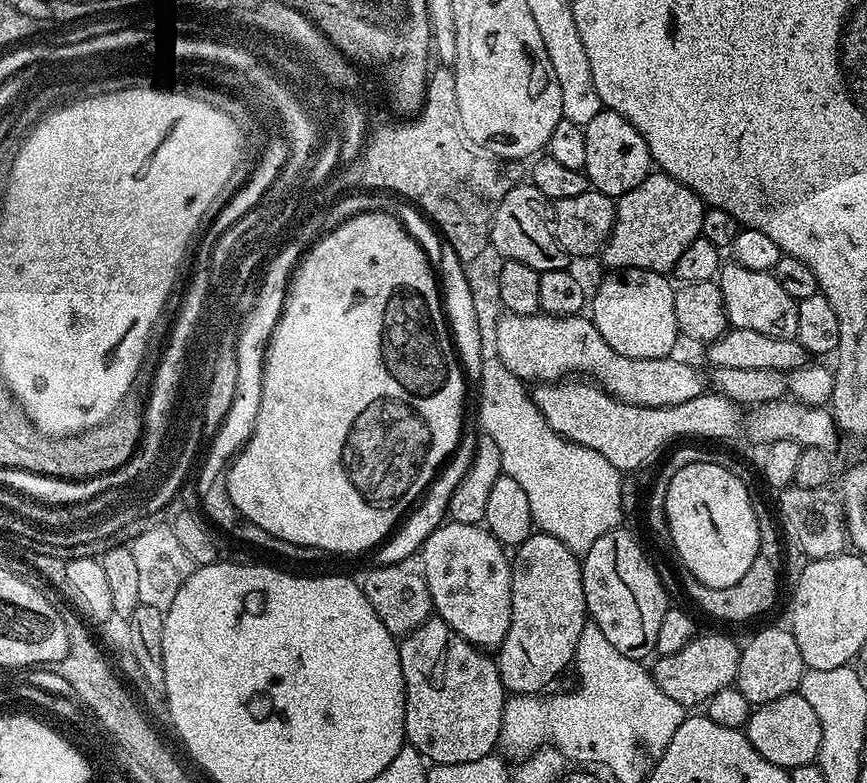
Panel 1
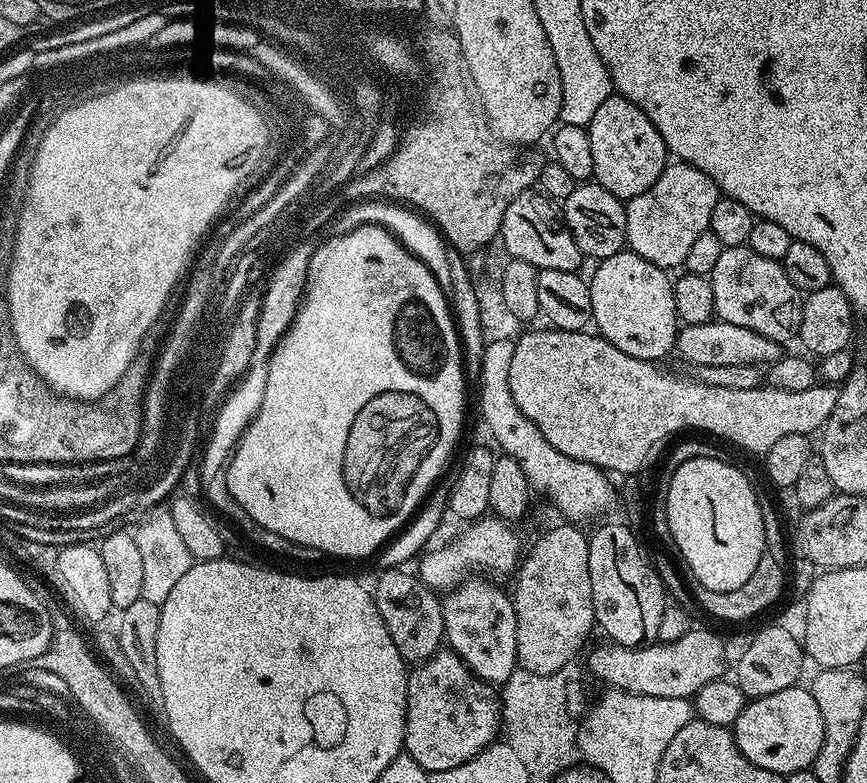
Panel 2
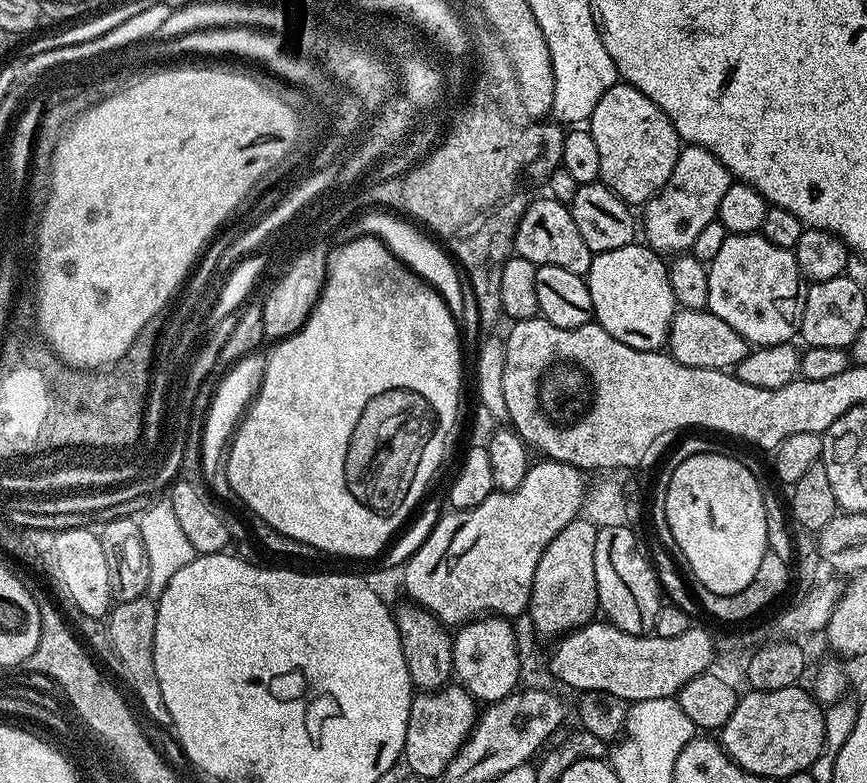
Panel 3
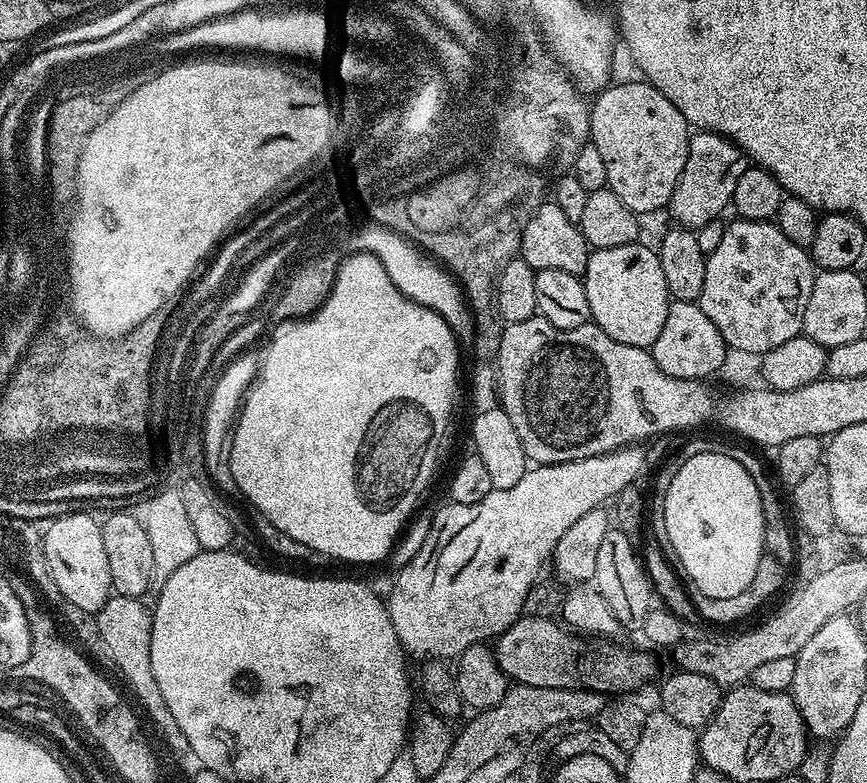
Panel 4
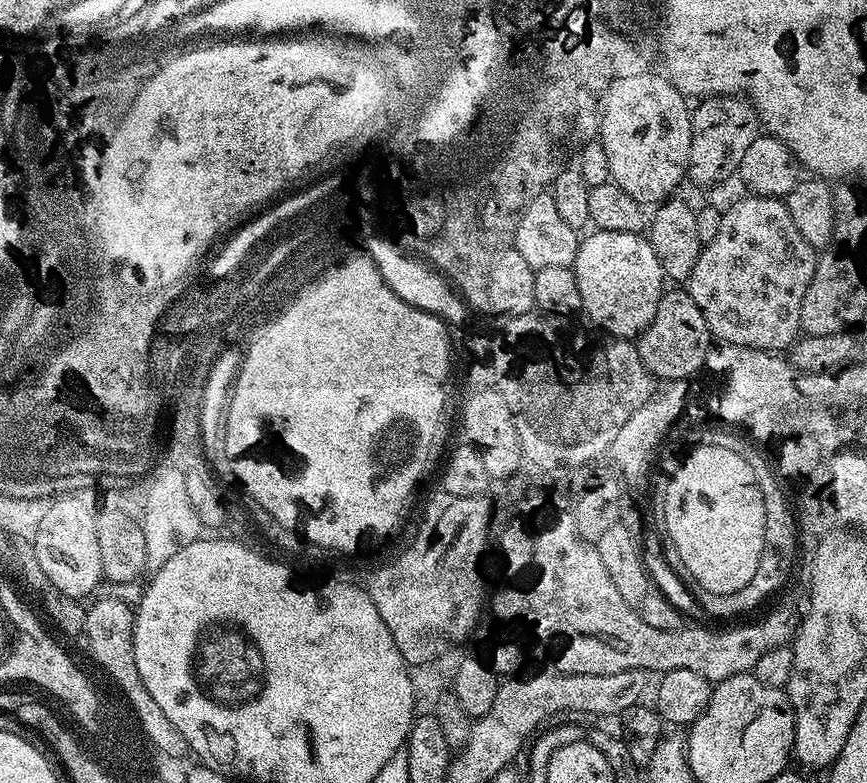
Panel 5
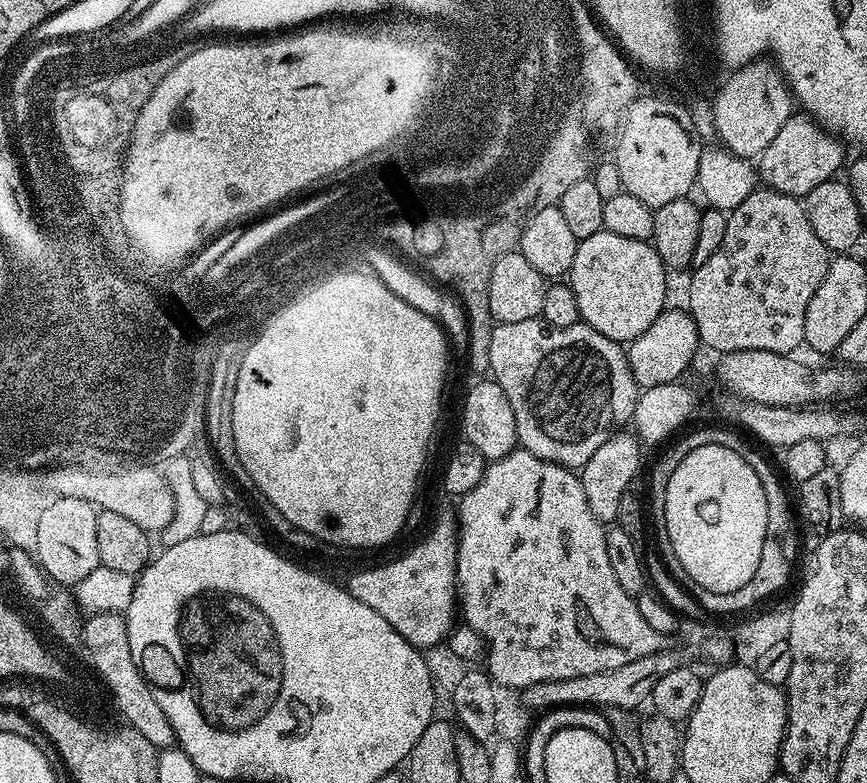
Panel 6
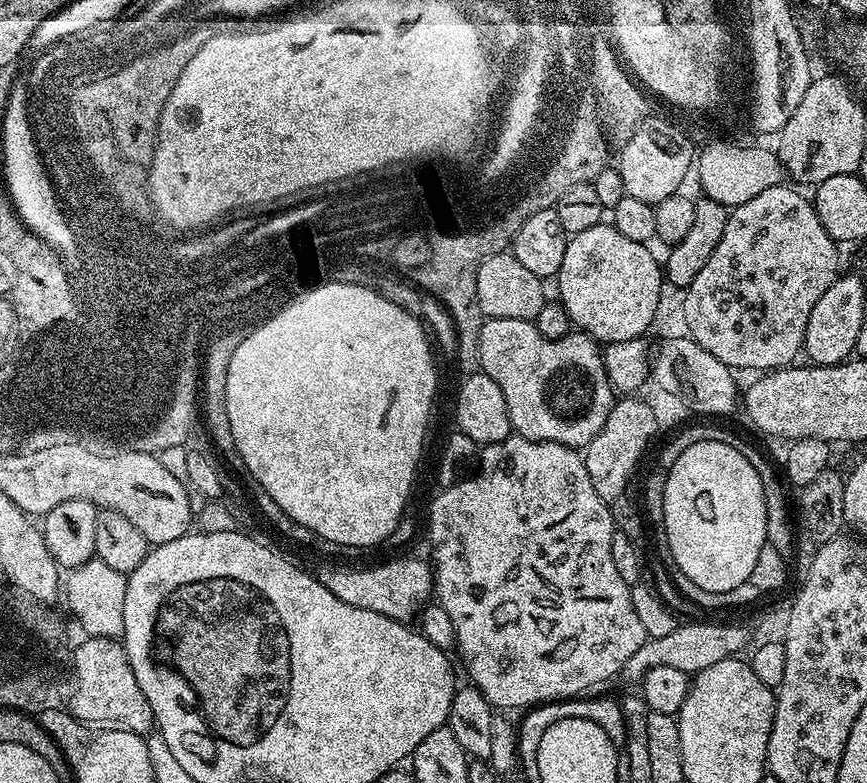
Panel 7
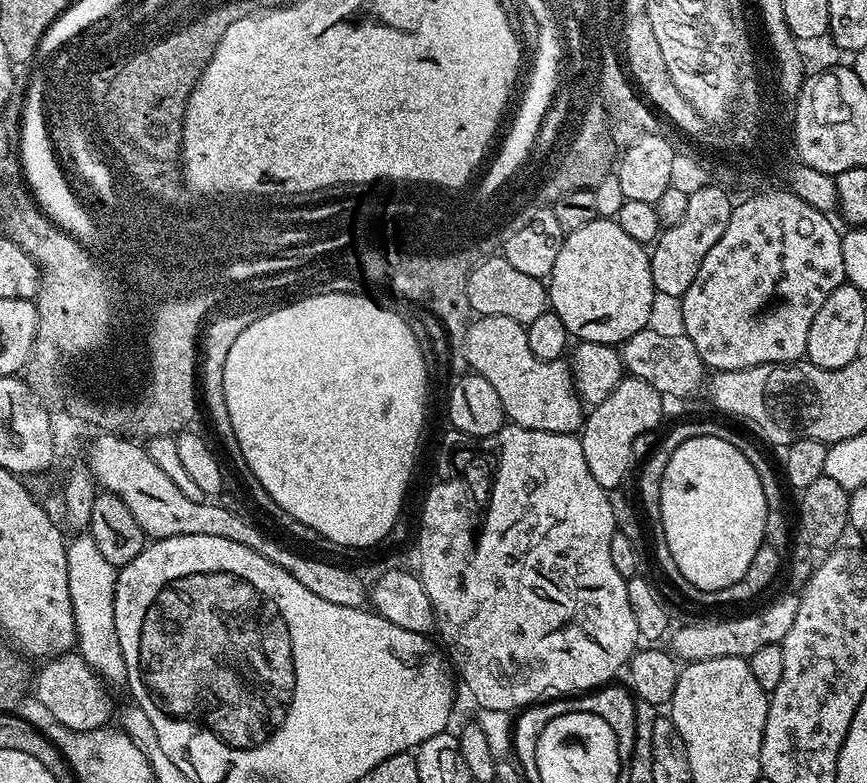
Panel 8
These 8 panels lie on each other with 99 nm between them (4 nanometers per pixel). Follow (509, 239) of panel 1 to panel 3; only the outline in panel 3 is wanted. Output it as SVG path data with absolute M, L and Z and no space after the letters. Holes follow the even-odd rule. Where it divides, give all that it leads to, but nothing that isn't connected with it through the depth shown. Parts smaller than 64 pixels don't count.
M551 198L543 199L533 199L522 214L522 222L518 222L515 255L526 258L535 265L562 266L562 270L570 270L570 274L587 277L594 254L588 249L586 242L582 242L578 226L574 226L571 207Z

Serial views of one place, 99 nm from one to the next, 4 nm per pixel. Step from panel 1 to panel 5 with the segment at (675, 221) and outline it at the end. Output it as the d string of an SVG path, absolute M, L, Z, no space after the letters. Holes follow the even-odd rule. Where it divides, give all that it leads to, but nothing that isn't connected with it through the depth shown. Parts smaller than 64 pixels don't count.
M710 98L705 102L700 102L700 105L691 109L692 114L692 163L690 165L690 180L696 184L701 184L704 188L712 188L715 184L720 184L723 180L728 180L732 175L739 173L743 169L746 162L746 156L750 154L750 146L754 146L754 142L760 139L762 135L762 125L759 116L756 115L756 109L743 98Z

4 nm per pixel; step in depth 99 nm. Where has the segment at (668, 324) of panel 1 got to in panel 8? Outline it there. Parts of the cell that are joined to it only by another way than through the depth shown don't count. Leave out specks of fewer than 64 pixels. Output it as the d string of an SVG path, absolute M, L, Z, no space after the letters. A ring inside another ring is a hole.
M598 218L582 230L574 230L564 237L562 250L554 262L554 270L547 277L548 302L551 311L562 318L569 337L577 341L598 342L613 346L623 345L634 334L649 327L652 316L652 303L658 300L654 278L650 274L649 249L643 244L634 242L626 230L612 218Z

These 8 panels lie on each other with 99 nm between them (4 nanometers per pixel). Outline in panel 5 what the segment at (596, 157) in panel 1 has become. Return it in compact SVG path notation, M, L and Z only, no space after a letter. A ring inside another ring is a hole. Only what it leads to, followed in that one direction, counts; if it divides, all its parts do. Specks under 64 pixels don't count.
M667 75L661 76L632 76L621 79L619 83L613 83L607 96L603 101L603 116L600 119L600 135L599 143L603 144L606 150L606 159L610 161L610 174L612 175L611 183L615 184L626 194L630 194L630 198L634 198L634 202L645 206L659 206L677 195L676 187L679 186L690 172L692 163L692 114L690 111L689 101L672 85L671 79Z

